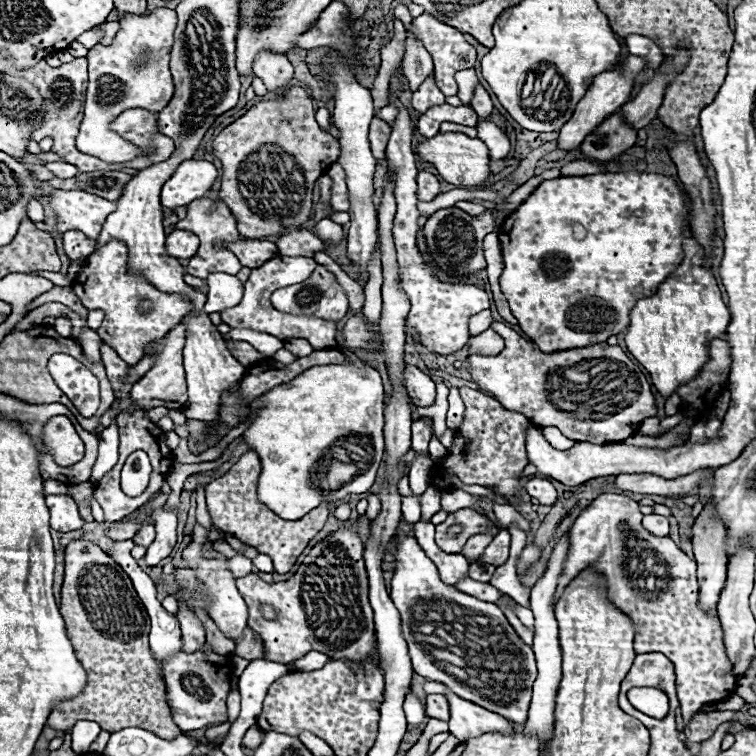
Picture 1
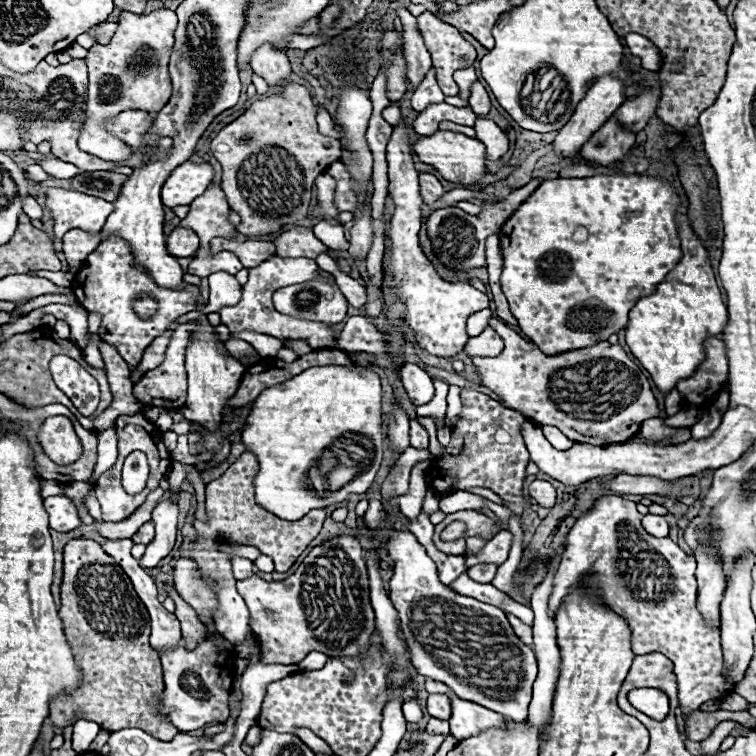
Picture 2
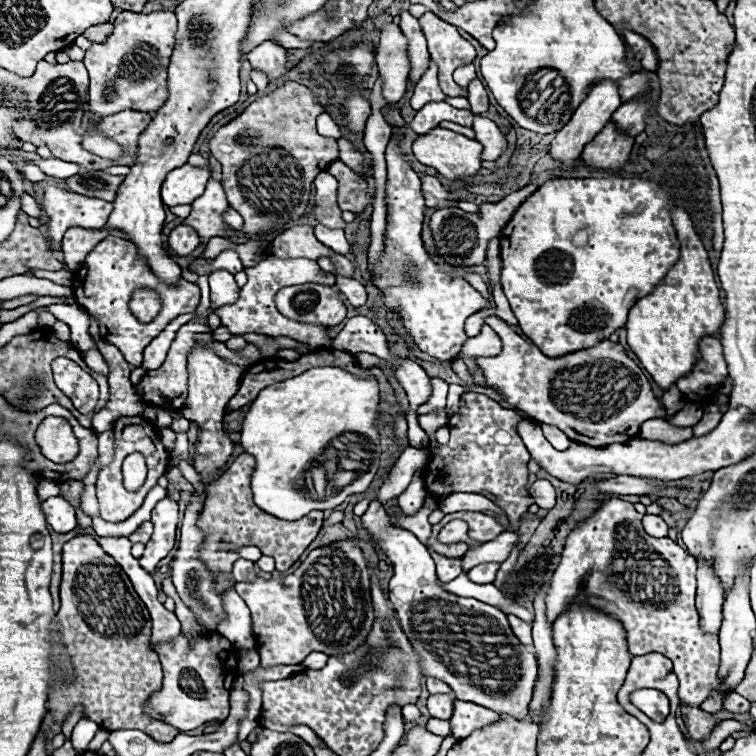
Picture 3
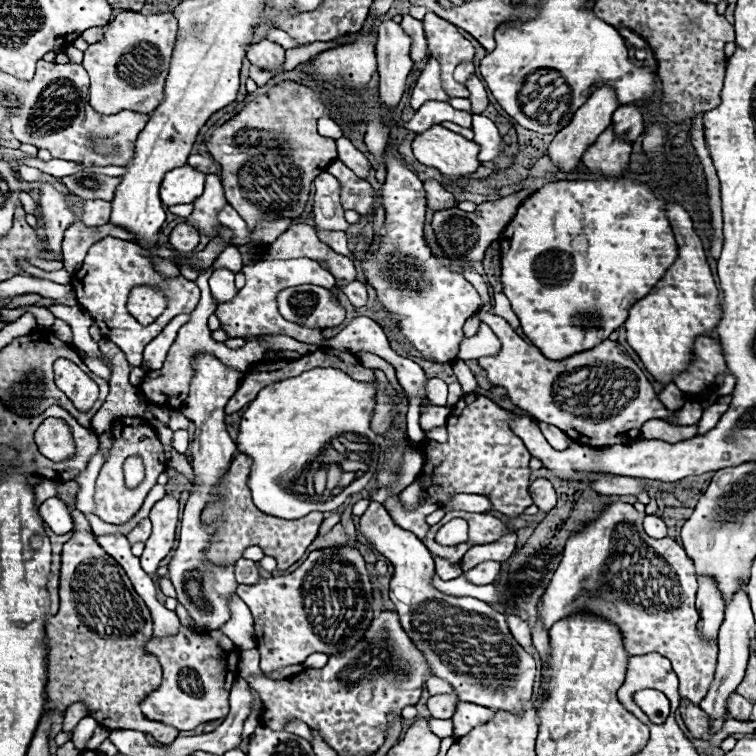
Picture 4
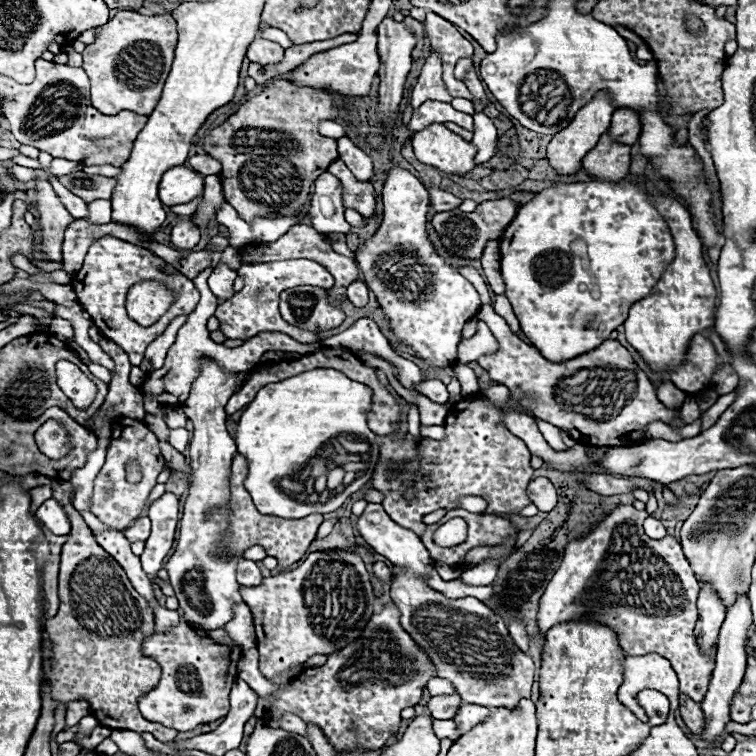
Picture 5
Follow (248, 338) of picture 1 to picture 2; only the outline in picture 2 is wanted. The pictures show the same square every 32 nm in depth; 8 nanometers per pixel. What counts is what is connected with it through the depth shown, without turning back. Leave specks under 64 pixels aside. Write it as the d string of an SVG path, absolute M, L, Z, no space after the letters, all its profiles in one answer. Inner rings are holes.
M253 331L231 333L230 338L240 338L250 342L262 356L274 356L282 348L282 342L278 338L272 338L268 334L256 334Z

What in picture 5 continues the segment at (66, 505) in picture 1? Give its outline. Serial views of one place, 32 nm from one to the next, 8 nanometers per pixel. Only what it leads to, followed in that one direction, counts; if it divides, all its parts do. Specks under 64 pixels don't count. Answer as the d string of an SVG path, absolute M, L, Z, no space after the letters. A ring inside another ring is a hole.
M54 498L46 500L38 510L36 510L36 516L38 520L42 522L44 528L48 528L52 534L56 536L64 536L70 532L70 522L68 522L68 516L62 508L62 504Z

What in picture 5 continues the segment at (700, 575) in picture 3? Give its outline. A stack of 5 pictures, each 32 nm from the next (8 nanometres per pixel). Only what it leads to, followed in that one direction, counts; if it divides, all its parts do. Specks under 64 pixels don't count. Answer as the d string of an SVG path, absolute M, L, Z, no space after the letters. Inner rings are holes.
M708 584L700 588L696 606L700 612L700 620L696 622L696 636L698 636L700 646L710 648L718 640L718 632L720 632L720 626L724 622L724 610L726 608L722 606L714 588Z

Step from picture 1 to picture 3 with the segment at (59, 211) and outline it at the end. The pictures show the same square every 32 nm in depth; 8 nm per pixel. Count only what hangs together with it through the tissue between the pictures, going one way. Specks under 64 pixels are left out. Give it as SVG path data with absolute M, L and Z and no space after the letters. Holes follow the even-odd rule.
M46 186L42 210L50 218L50 242L58 244L70 226L82 226L86 230L104 228L112 210L112 202L88 198L56 186Z

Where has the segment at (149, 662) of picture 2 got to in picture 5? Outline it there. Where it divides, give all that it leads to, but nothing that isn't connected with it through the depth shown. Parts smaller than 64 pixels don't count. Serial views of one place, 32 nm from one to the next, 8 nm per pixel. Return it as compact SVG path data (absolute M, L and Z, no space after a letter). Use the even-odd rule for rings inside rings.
M28 474L22 478L26 488L50 484L54 498L66 508L72 524L68 542L62 546L60 564L60 610L54 618L46 620L46 632L52 642L52 676L50 694L54 702L68 704L86 700L90 714L110 730L136 730L150 732L158 740L174 740L176 730L162 724L148 722L138 710L140 694L146 694L160 682L160 666L154 658L142 654L142 642L154 630L154 616L148 602L132 588L124 570L98 546L92 530L72 506L72 482L52 480L42 474Z

